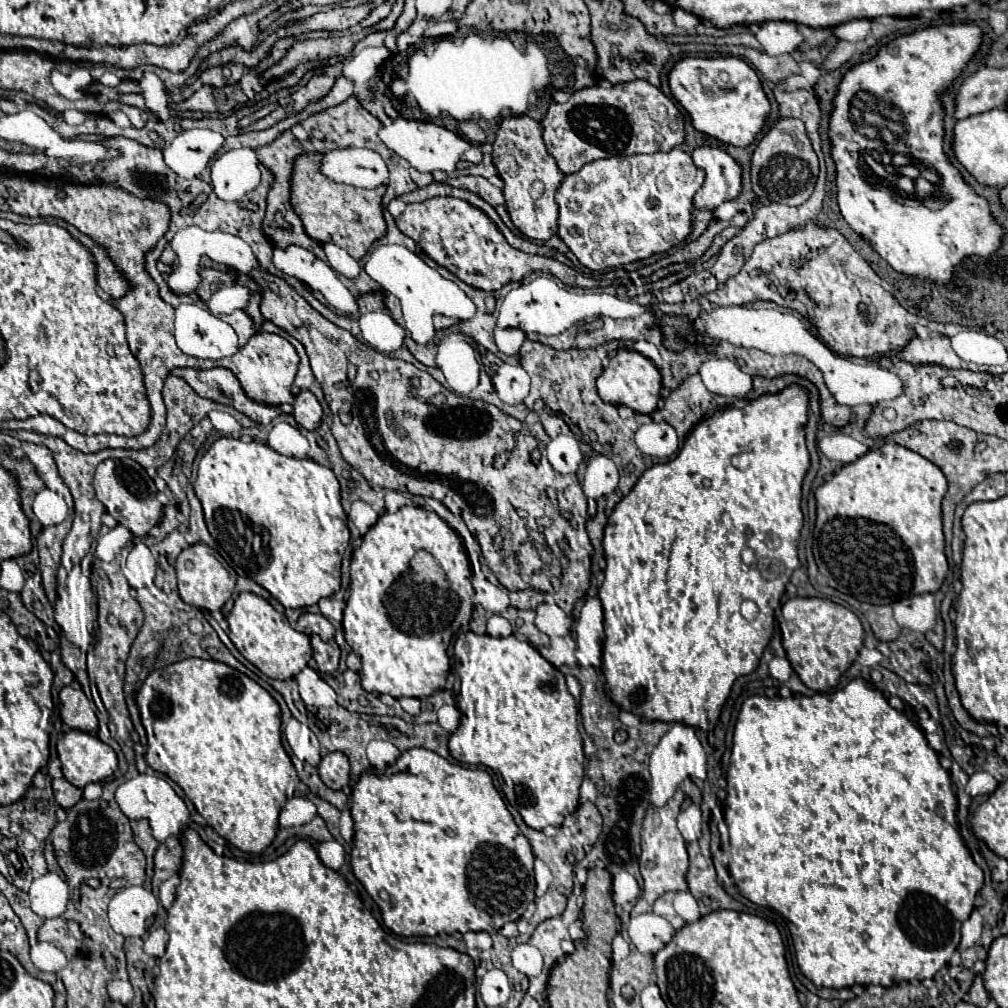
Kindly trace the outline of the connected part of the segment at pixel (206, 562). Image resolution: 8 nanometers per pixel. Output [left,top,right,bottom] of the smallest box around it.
[176,543,237,611]

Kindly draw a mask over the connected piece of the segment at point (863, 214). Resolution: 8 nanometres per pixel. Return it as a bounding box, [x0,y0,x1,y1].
[828,23,1002,283]

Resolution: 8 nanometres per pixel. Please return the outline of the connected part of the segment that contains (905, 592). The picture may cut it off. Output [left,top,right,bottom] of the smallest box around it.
[812,441,948,605]

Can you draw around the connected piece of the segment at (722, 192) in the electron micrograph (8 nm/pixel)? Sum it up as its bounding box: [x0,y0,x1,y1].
[692,147,742,211]

